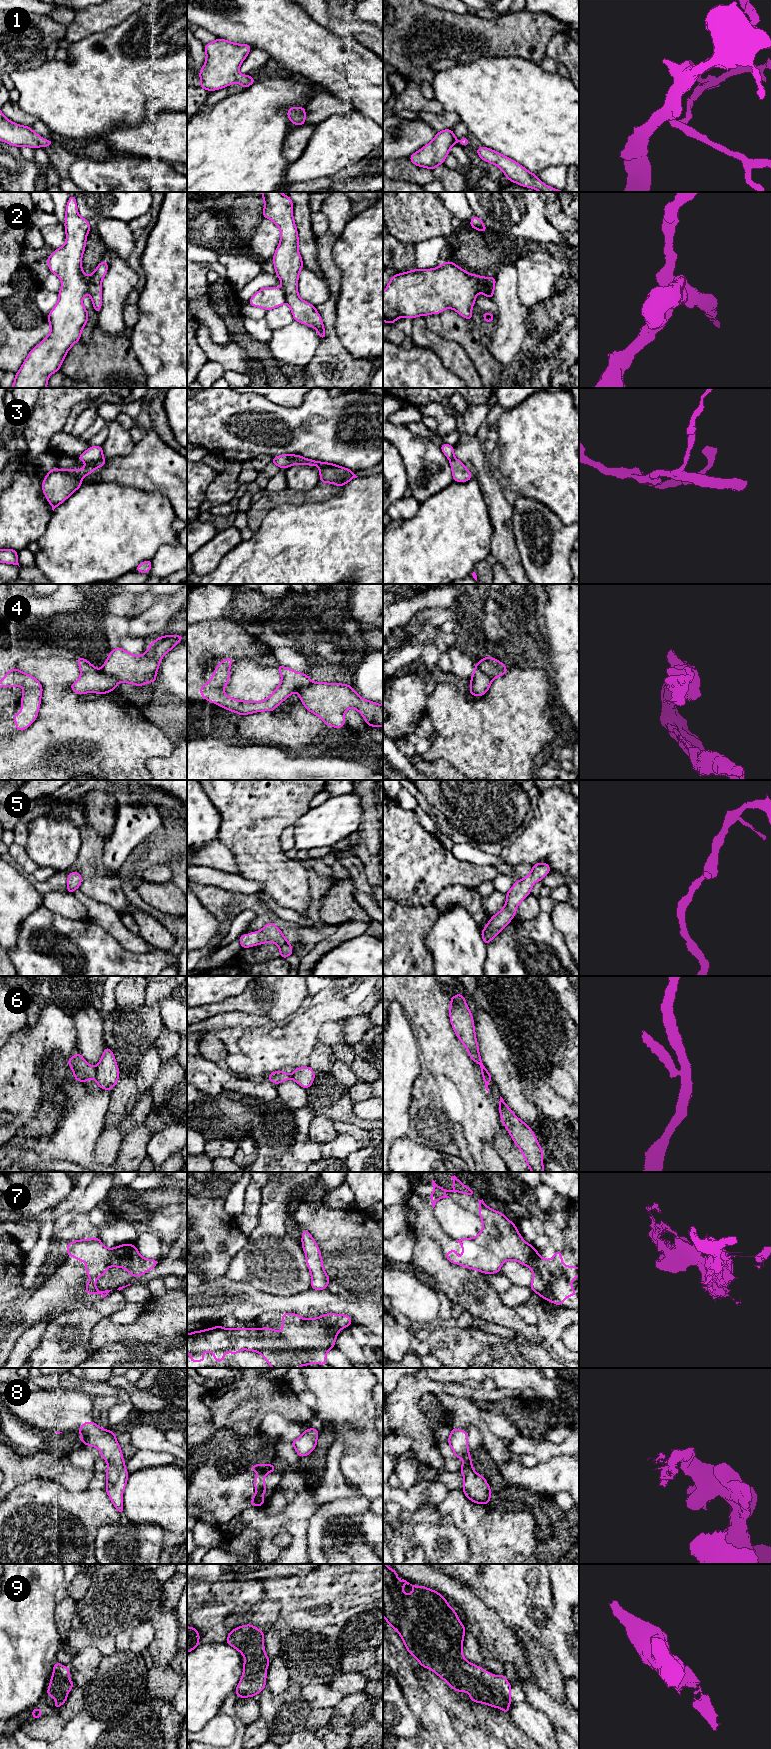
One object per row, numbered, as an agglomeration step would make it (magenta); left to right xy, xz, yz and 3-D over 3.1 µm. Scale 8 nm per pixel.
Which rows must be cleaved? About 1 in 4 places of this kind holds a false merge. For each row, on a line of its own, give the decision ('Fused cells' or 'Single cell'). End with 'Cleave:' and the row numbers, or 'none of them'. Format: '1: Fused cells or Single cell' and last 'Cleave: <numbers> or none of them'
1: Single cell
2: Fused cells
3: Fused cells
4: Fused cells
5: Single cell
6: Fused cells
7: Single cell
8: Single cell
9: Single cell
Cleave: 2, 3, 4, 6

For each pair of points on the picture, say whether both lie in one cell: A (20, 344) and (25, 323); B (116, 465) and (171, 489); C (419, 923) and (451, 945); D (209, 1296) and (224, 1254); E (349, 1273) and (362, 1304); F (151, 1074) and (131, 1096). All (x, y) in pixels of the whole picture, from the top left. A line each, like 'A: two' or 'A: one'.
A: two
B: one
C: two
D: two
E: two
F: two

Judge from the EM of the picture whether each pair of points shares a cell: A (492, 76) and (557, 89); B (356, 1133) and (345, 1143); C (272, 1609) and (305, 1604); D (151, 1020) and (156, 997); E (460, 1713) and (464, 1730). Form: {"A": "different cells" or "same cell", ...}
{"A": "same cell", "B": "different cells", "C": "different cells", "D": "different cells", "E": "different cells"}

